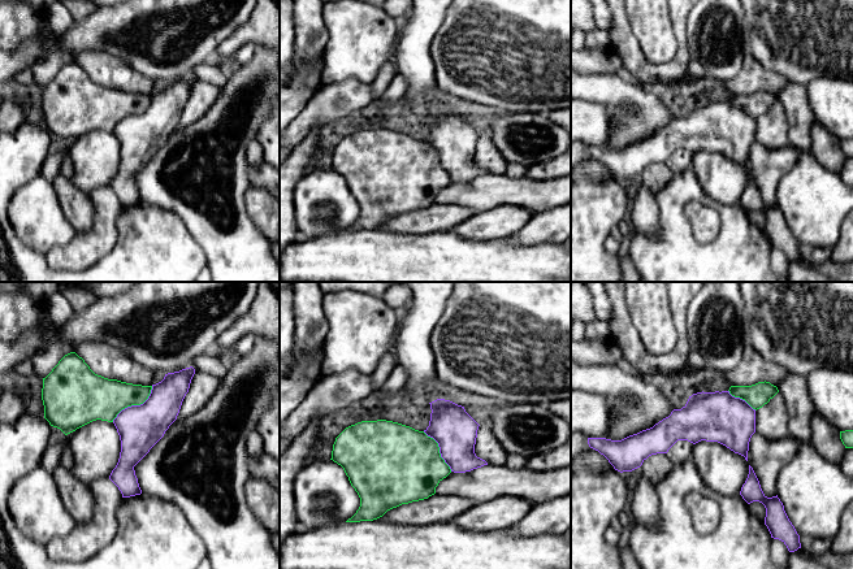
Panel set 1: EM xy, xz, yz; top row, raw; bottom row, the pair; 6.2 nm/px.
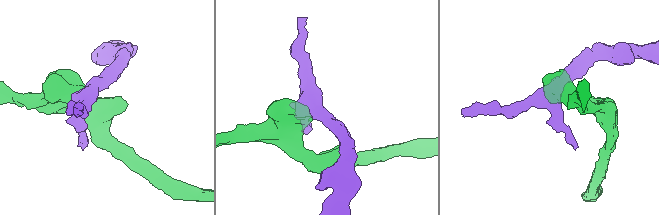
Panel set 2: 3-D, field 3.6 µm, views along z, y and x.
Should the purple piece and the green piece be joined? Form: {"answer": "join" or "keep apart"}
{"answer": "keep apart"}

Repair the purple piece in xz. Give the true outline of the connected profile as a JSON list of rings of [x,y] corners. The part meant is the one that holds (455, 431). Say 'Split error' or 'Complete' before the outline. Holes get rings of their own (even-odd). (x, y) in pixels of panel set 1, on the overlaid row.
Complete. [[[437,399],[430,404],[430,421],[424,433],[440,447],[441,457],[454,473],[466,473],[488,465],[475,453],[479,424],[464,407]]]

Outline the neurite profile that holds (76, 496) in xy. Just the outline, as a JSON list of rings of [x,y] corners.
[[[62,465],[53,472],[53,479],[65,509],[75,522],[90,521],[95,509],[95,499],[87,485],[77,479]]]

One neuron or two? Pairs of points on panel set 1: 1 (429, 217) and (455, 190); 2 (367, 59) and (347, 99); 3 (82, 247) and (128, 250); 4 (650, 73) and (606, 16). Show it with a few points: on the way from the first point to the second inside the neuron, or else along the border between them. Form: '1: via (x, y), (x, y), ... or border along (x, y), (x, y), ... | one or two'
1: border along (436, 202), (464, 204), (472, 209) | two
2: border along (327, 83), (358, 79), (369, 86) | two
3: border along (117, 218), (115, 246), (90, 268) | two
4: border along (613, 13), (613, 26), (609, 31) | two

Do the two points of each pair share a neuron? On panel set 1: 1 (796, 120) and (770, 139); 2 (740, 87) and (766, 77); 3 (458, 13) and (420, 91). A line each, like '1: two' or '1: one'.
1: two
2: one
3: two

